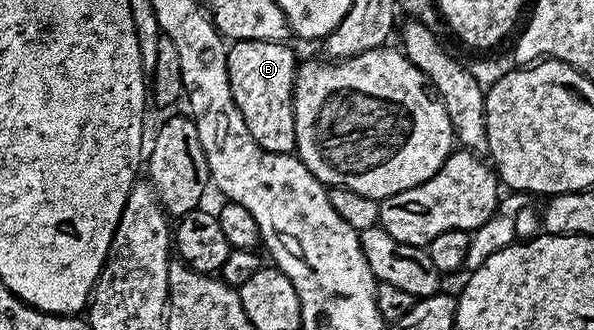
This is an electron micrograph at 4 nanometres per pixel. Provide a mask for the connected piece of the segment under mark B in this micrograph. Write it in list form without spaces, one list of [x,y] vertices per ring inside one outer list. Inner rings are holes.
[[[238,40],[228,48],[228,73],[230,90],[236,103],[236,109],[242,114],[250,134],[265,152],[291,153],[296,146],[296,115],[294,114],[294,89],[298,59],[284,42],[262,42],[261,40]]]

